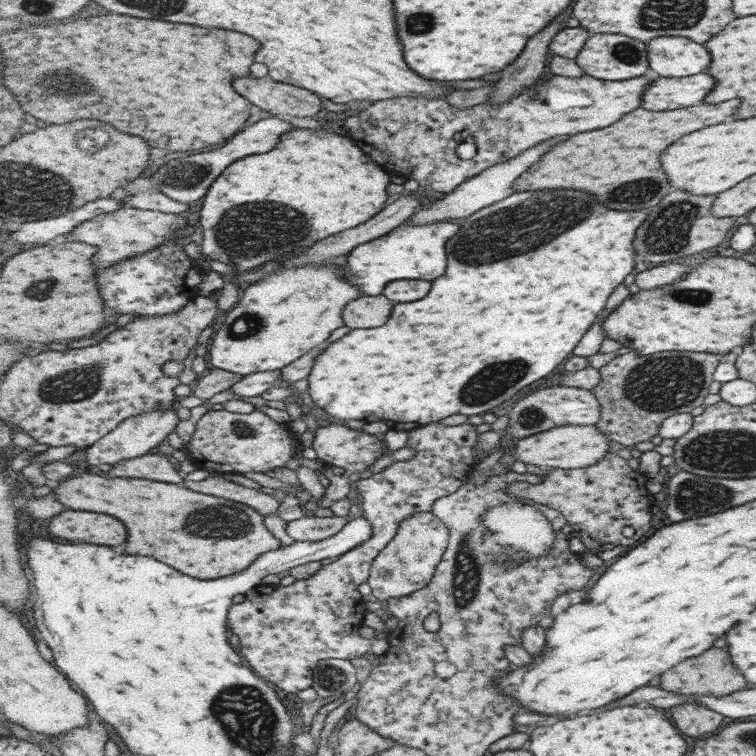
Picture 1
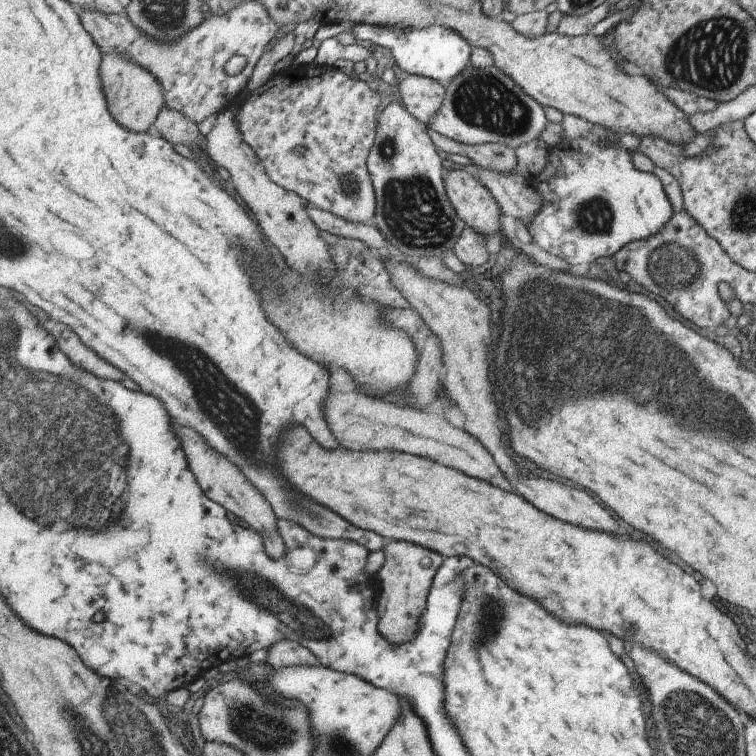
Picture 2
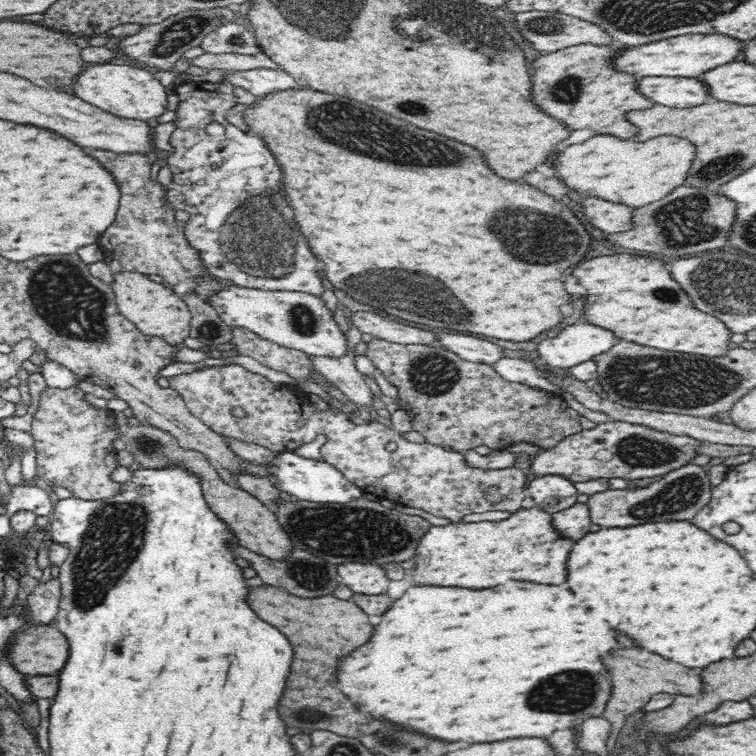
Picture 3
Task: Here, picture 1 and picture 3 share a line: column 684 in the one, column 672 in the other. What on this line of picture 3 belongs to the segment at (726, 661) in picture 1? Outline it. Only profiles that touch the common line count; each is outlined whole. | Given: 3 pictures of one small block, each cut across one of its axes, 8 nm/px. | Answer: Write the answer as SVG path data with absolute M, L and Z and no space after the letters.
M626 648L624 650L624 660L620 658L620 650L614 652L616 660L610 662L618 662L618 670L612 670L612 694L610 700L606 704L604 710L604 718L607 718L612 725L612 732L618 734L622 726L626 724L628 716L632 716L636 710L640 710L646 706L646 702L658 694L658 692L668 692L668 694L694 694L698 692L698 688L702 688L700 676L690 670L690 668L682 668L680 664L674 664L670 660L662 660L660 656L650 656L650 652L642 652L640 648Z

